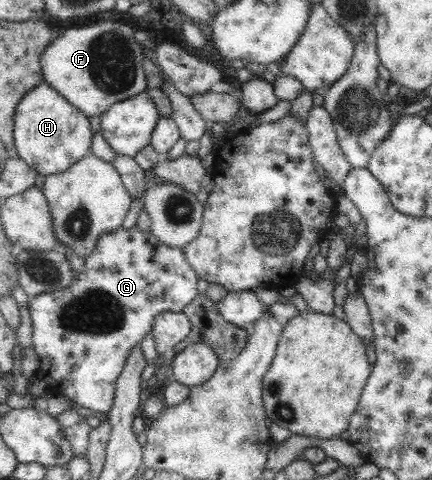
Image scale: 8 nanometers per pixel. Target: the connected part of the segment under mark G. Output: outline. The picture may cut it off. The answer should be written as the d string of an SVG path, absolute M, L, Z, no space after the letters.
M135 226L131 229L122 227L119 231L104 235L103 238L100 239L96 251L88 258L83 273L81 276L77 276L70 288L66 288L56 293L44 293L30 297L29 307L32 313L33 327L35 330L34 348L42 362L40 373L38 373L34 379L46 380L51 386L51 391L55 391L57 394L66 393L70 396L72 401L78 403L82 407L90 408L96 412L104 412L109 416L116 403L119 378L127 367L130 355L133 355L132 351L136 347L140 347L140 344L144 342L144 338L153 332L155 322L163 312L185 312L186 307L195 302L198 296L202 294L200 293L200 290L198 290L198 282L200 282L199 273L196 272L195 266L188 261L188 256L185 250L182 248L174 248L173 246L166 244L154 233L144 232L143 230L140 230L138 226Z

